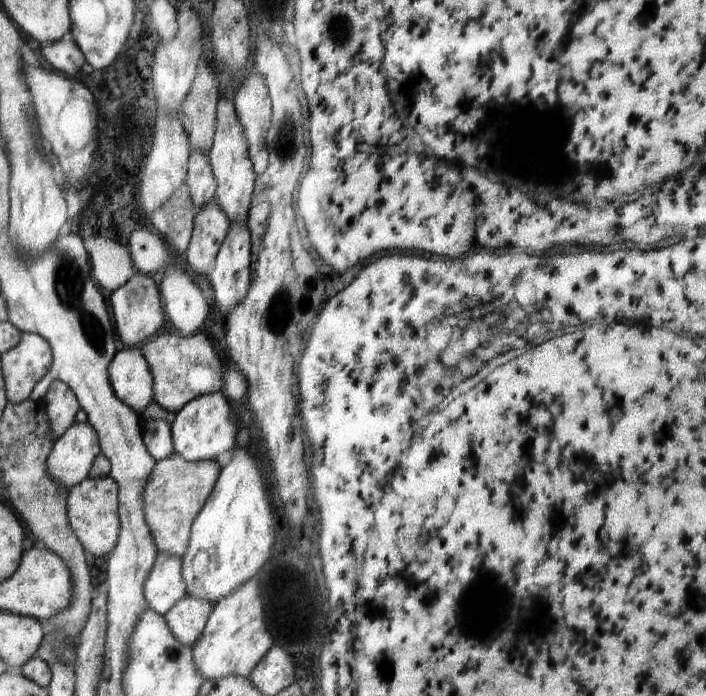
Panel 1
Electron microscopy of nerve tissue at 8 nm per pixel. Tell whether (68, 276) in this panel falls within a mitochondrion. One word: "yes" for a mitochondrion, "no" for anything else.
yes

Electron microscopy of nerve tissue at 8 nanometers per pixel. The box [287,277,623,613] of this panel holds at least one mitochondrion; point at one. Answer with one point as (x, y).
(485, 332)

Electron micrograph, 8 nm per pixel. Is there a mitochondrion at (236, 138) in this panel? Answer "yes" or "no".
no

